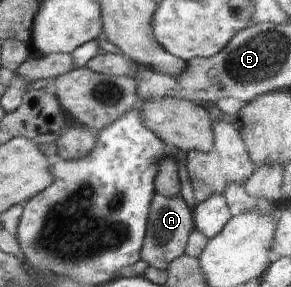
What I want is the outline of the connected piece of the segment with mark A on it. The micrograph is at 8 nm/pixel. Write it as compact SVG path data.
M155 193L152 196L150 219L148 220L146 242L143 243L142 259L148 266L158 270L167 270L170 263L185 253L188 237L194 229L192 209L188 207L179 193L174 198L166 198Z

